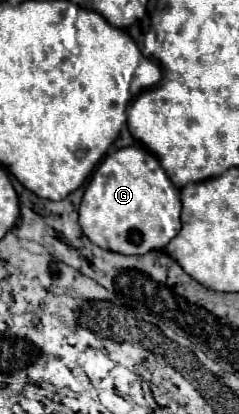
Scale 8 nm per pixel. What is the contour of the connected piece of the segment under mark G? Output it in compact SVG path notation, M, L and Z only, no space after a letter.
M143 146L119 148L97 166L79 206L79 226L99 248L119 254L163 250L181 228L179 188L161 170L159 160Z

